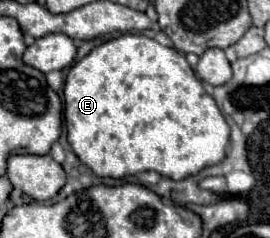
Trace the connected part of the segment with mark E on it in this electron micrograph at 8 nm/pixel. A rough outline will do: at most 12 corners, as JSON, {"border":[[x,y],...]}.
{"border":[[119,35],[65,79],[97,177],[181,181],[229,125],[177,49]]}

